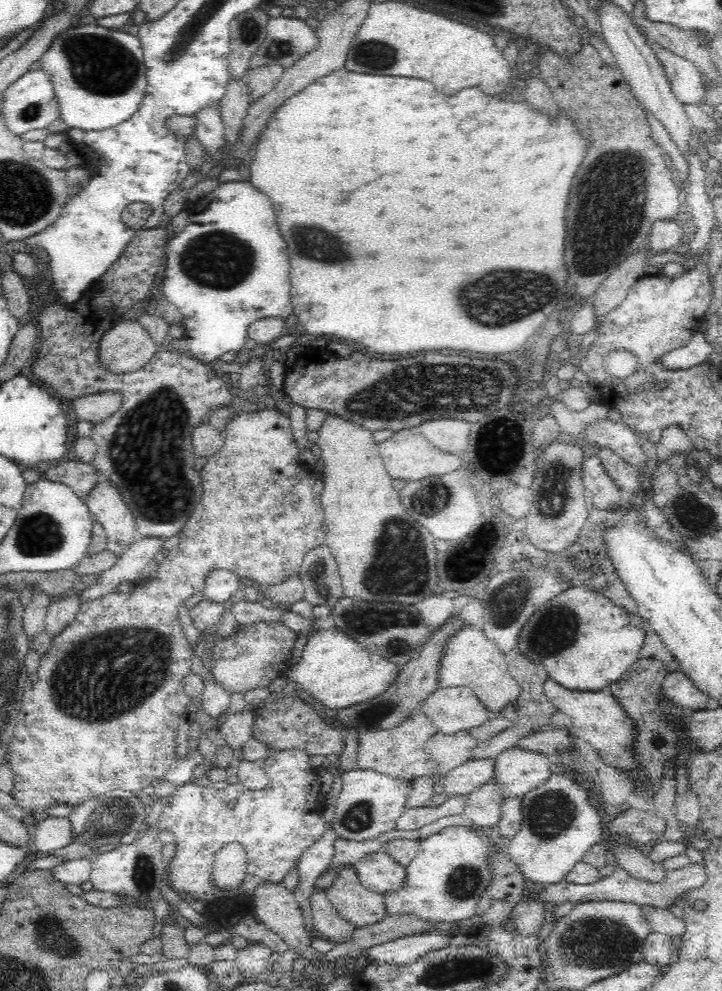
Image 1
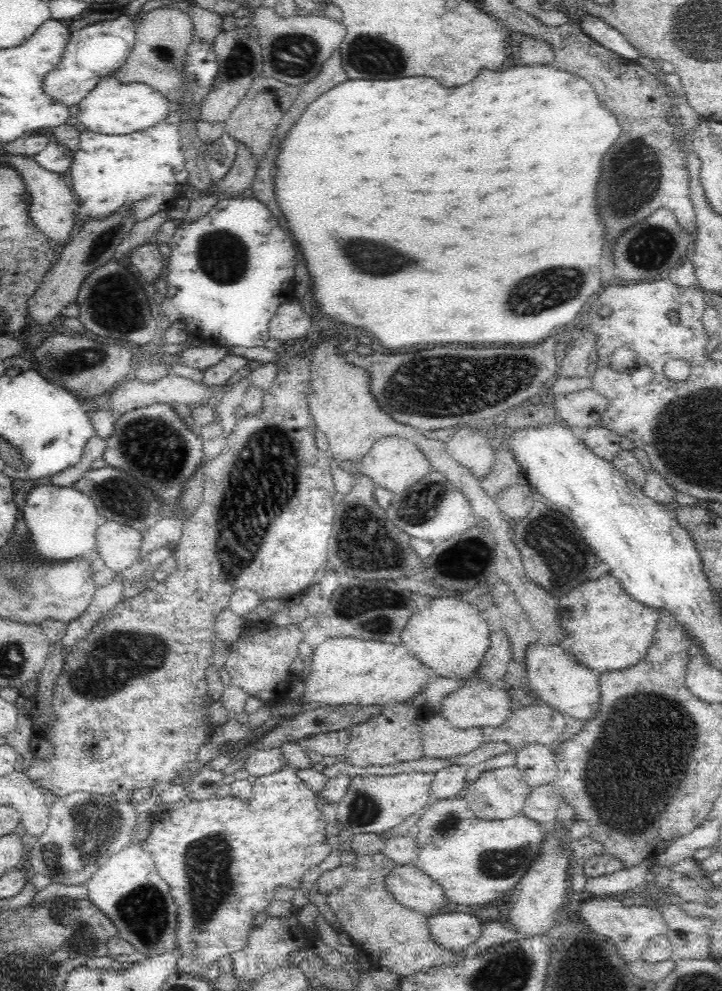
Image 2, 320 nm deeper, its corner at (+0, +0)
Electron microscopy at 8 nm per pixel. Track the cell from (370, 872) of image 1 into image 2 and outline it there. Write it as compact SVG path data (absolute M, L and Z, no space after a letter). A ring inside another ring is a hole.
M411 863L392 869L386 889L402 906L427 916L437 915L451 905L442 886Z

